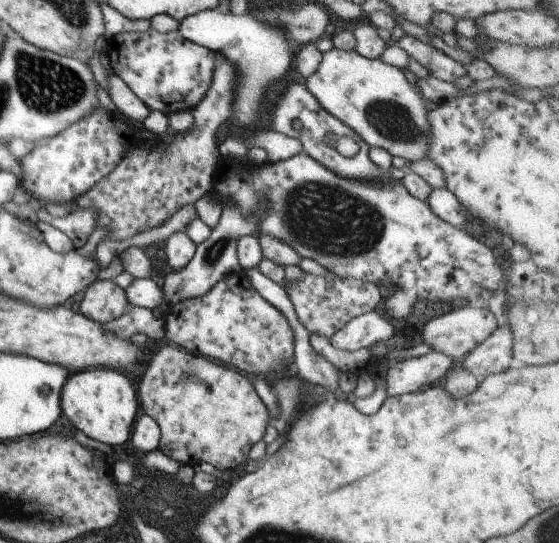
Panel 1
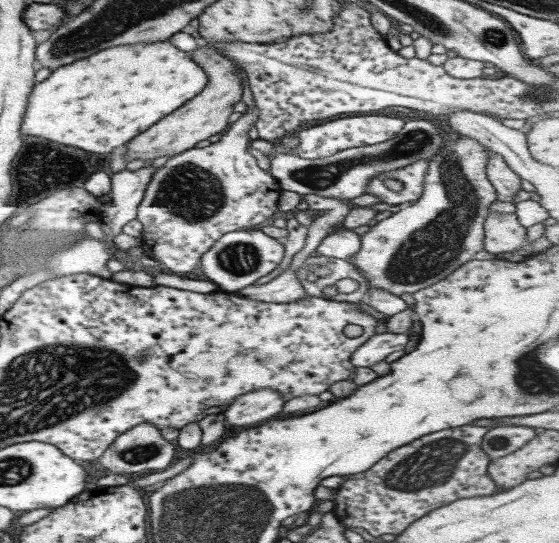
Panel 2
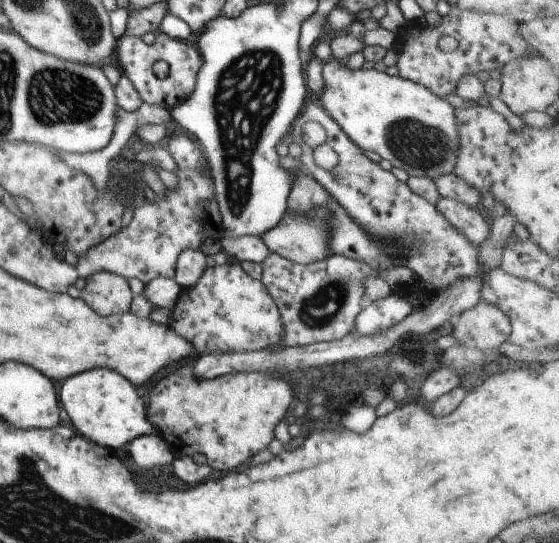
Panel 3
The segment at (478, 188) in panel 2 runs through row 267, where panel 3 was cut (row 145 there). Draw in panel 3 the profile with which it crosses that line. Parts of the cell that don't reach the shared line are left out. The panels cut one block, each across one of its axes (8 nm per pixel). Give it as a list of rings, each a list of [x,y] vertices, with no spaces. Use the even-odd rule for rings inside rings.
[[[335,58],[323,62],[321,78],[323,86],[319,100],[322,108],[357,148],[375,152],[393,167],[405,171],[408,177],[423,176],[433,181],[435,176],[453,172],[453,164],[457,160],[457,120],[453,107],[436,93],[399,76],[388,76],[375,68],[349,70]]]

